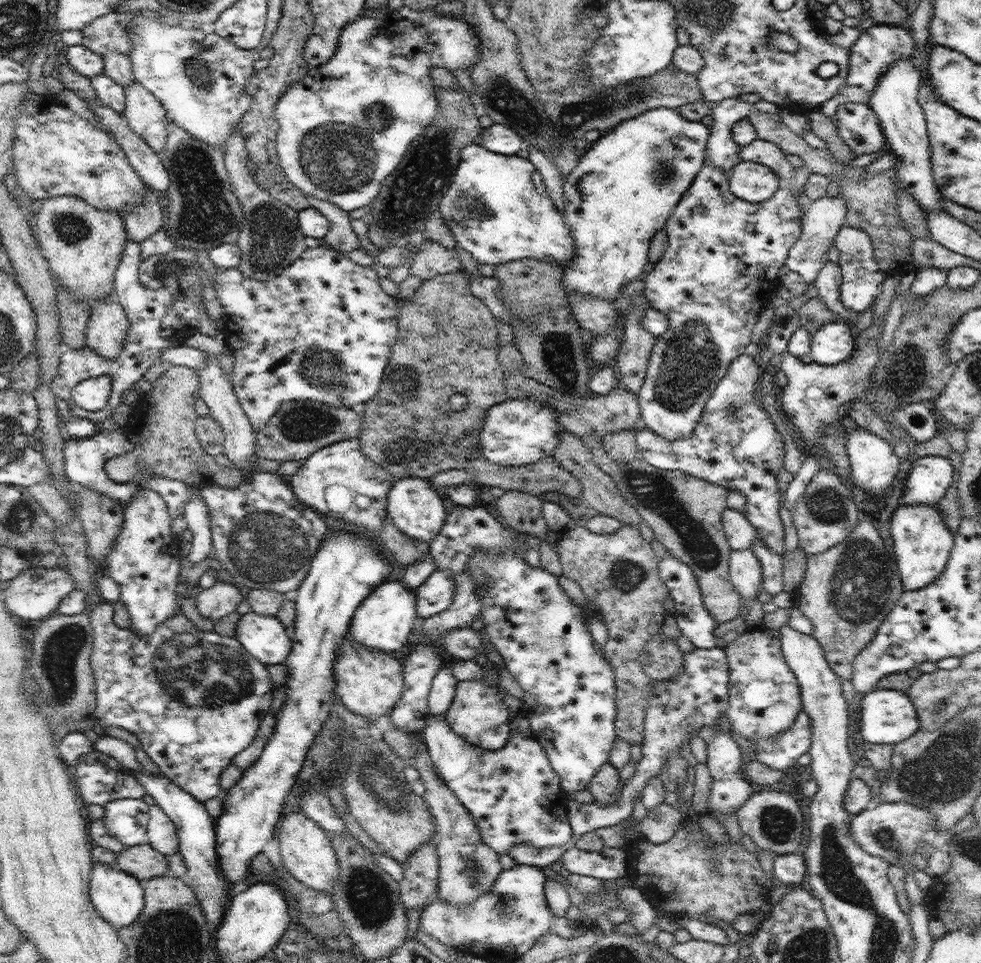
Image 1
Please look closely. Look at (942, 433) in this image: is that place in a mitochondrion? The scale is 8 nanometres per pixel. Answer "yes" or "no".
no

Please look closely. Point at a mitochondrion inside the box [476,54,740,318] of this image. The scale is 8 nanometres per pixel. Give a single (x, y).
(569, 118)

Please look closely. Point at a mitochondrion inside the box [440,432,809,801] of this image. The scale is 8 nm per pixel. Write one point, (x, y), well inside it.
(653, 492)

